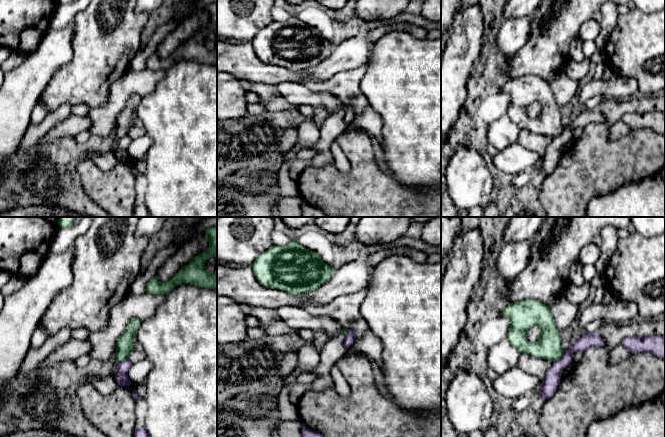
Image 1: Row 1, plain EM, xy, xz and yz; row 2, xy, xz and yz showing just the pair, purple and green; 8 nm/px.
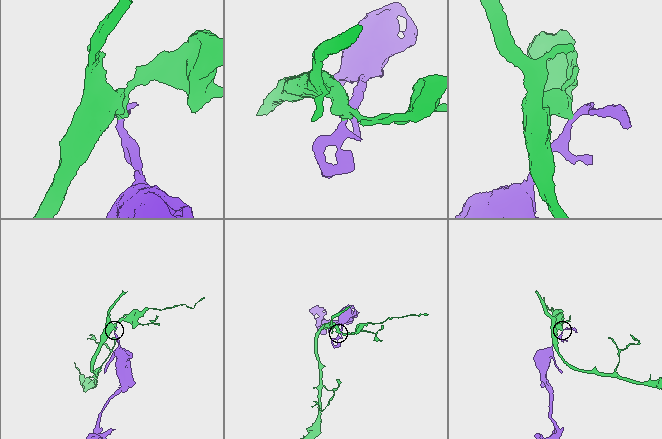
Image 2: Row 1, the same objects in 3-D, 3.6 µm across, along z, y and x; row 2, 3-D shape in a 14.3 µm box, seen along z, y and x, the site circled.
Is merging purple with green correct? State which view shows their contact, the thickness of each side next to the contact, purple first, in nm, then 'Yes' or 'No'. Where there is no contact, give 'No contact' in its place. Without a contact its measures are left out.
Touches purple in yz. Thickness 130 nm (purple) against 200 nm. Yes

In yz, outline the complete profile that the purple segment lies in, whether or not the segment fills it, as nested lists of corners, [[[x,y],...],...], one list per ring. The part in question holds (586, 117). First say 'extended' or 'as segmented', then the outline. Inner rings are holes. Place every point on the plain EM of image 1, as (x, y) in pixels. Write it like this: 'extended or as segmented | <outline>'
extended | [[[534,75],[508,80],[501,91],[510,96],[506,114],[521,130],[527,129],[553,138],[542,157],[541,180],[550,175],[558,165],[561,148],[572,138],[575,128],[584,128],[605,120],[599,108],[584,108],[575,118],[572,118],[569,125],[564,127],[561,121],[561,109],[557,106],[550,84]],[[534,102],[540,103],[540,113],[535,118],[530,118],[526,108]]]

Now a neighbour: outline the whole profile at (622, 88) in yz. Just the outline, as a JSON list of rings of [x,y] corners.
[[[618,77],[614,80],[591,80],[584,85],[579,95],[579,106],[584,109],[586,101],[600,95],[604,98],[627,100],[638,91],[638,84],[633,77]]]

